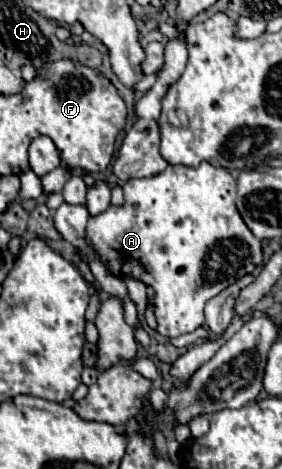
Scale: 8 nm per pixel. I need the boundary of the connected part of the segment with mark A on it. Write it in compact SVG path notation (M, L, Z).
M201 164L199 168L185 168L185 166L167 166L165 172L151 176L151 178L135 178L135 180L127 180L125 182L125 204L121 208L117 206L109 206L107 212L103 212L101 216L89 218L87 224L87 236L91 240L91 244L95 246L95 250L99 252L99 256L103 258L103 262L107 264L107 268L111 270L111 274L115 276L131 276L137 278L141 282L147 284L147 296L151 298L153 306L155 306L155 316L157 316L157 332L171 338L171 336L181 336L187 332L197 330L199 326L205 324L205 314L203 314L203 306L207 300L211 300L213 296L217 296L221 290L225 290L229 284L237 282L241 276L251 274L257 270L257 266L263 260L261 254L261 240L257 240L249 228L245 228L245 222L241 220L241 214L237 212L235 206L235 178L225 170L225 168L215 168L211 164Z

